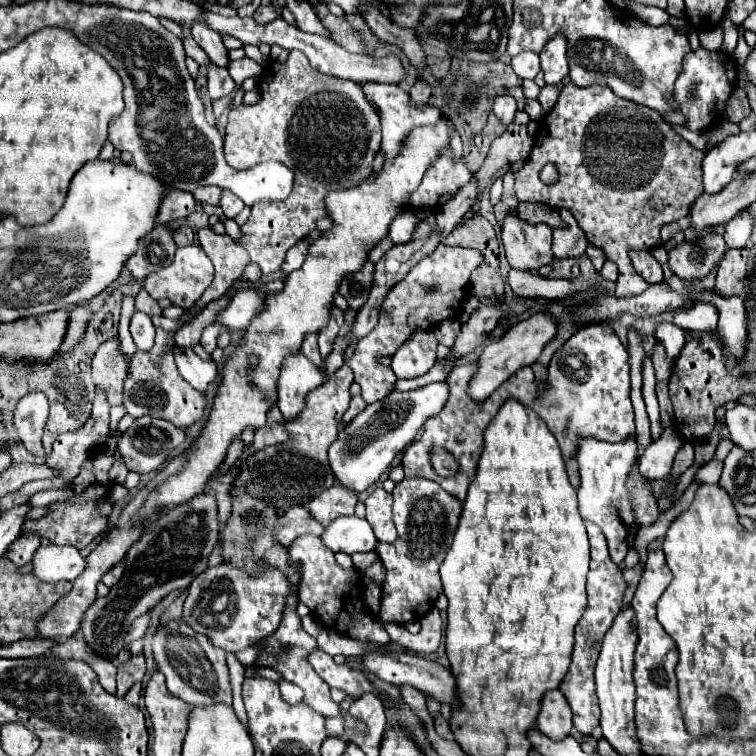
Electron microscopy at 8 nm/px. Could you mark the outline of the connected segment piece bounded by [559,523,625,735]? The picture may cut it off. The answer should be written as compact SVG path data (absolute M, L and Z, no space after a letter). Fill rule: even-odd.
M587 523L587 533L591 543L591 571L586 581L588 603L575 627L575 647L573 647L571 667L559 687L573 709L573 725L583 735L589 735L591 729L599 723L599 707L597 707L597 695L595 695L595 683L593 683L595 657L599 655L601 639L604 638L605 631L611 627L611 619L615 619L615 615L619 613L619 605L625 593L625 581L623 581L621 569L611 561L601 529L593 523Z

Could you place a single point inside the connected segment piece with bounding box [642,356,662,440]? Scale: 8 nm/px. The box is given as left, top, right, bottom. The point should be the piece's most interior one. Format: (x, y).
(649, 381)

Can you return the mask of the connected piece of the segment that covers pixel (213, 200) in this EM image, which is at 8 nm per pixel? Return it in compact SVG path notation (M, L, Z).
M201 187L195 193L195 199L199 203L211 203L211 205L219 205L221 199L221 187Z

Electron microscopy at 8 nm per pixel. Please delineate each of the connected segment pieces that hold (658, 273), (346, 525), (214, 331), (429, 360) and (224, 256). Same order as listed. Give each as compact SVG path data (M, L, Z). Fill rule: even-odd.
M631 251L631 261L635 271L647 281L647 283L661 283L663 281L663 269L657 263L657 259L647 251Z
M355 515L351 517L337 517L331 521L325 531L321 533L321 539L325 547L329 547L333 553L367 553L375 551L377 539L367 523L367 519L359 519Z
M213 323L213 324L210 324L209 326L207 326L207 327L203 330L202 335L201 335L201 339L200 339L200 344L201 344L201 346L204 348L204 350L205 350L209 355L211 355L212 352L217 348L217 338L218 338L218 336L222 333L222 331L229 331L229 333L237 333L237 335L239 335L239 337L243 337L243 335L245 335L245 331L244 331L244 330L241 330L241 331L238 331L238 330L236 330L236 331L230 331L230 330L228 330L227 328L224 328L224 327L218 325L218 324L214 324L214 323Z
M415 331L393 355L391 369L397 379L413 379L427 373L435 365L437 345L433 331Z
M203 227L197 231L197 239L203 251L207 253L207 257L215 265L215 279L201 295L203 299L197 305L193 305L189 311L201 311L213 299L219 299L231 287L231 283L243 275L247 267L245 249L235 245L227 233L219 235L211 227Z

